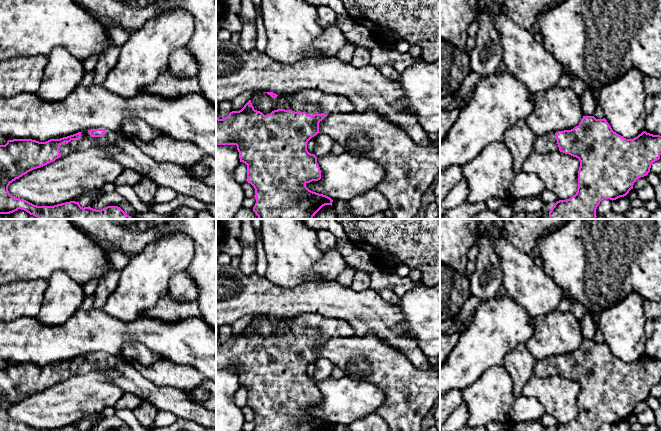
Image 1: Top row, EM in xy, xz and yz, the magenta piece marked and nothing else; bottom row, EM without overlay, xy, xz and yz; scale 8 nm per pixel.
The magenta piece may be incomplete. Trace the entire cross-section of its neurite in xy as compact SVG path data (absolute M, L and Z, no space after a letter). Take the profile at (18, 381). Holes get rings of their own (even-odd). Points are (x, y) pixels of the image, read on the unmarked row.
M91 353L60 363L50 363L39 366L32 363L8 364L5 369L0 369L0 431L81 431L79 426L70 425L54 430L37 430L24 423L12 420L8 410L28 396L43 391L56 383L69 379L70 377L85 375L92 372L113 370L117 376L112 382L123 389L124 392L138 396L142 401L150 402L158 410L168 411L177 417L191 420L205 428L216 429L216 410L209 410L191 400L185 391L171 386L158 386L139 373L133 364L124 359L104 353Z

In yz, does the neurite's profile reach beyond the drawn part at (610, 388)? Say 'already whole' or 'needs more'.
needs more

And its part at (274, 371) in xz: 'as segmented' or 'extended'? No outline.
extended

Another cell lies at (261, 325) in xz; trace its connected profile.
M256 315L252 317L250 324L254 333L262 336L264 339L270 338L277 333L283 333L280 329L280 319L272 322L267 317Z

